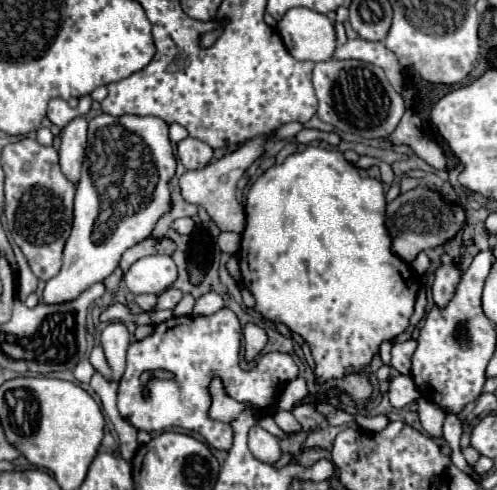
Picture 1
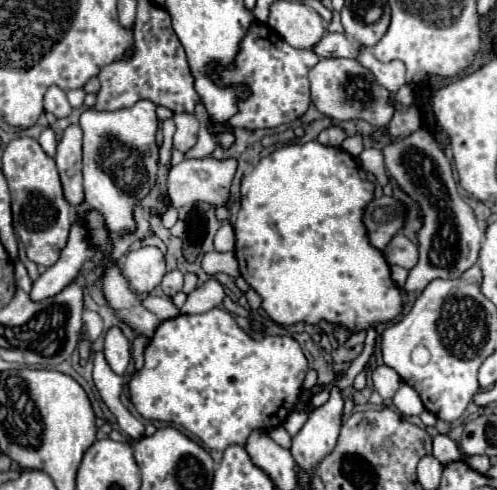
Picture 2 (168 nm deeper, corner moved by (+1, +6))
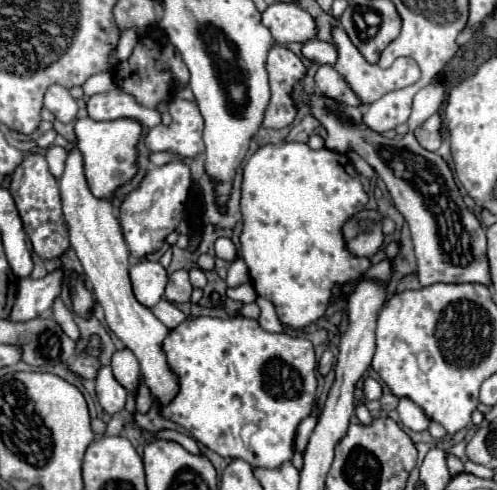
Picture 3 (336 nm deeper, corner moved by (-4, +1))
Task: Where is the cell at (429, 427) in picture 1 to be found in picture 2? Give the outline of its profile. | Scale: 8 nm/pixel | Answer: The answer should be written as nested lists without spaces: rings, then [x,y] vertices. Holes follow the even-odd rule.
[[[438,434],[438,436],[434,438],[434,452],[432,452],[432,454],[434,454],[442,464],[450,464],[450,462],[456,462],[456,460],[462,458],[456,442],[450,440],[448,436],[442,436],[442,434]]]

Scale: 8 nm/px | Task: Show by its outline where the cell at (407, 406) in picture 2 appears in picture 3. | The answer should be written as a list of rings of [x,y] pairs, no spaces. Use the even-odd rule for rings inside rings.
[[[407,397],[399,399],[397,413],[401,417],[401,423],[411,431],[425,431],[429,427],[429,417],[423,413],[423,409],[419,409],[419,405],[415,405]]]

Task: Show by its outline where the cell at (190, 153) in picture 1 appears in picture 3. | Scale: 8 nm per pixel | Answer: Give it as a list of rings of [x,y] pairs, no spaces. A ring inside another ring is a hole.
[[[173,97],[169,113],[173,117],[171,125],[153,127],[145,137],[145,145],[151,151],[175,151],[189,159],[203,153],[203,117],[197,105]]]

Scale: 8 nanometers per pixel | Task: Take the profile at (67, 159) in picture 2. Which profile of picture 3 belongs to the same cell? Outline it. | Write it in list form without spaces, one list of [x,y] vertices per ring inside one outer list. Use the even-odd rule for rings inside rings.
[[[73,147],[67,155],[65,171],[63,177],[59,179],[59,187],[61,187],[65,221],[69,225],[71,247],[75,249],[83,265],[89,289],[95,293],[95,299],[105,309],[107,325],[125,343],[125,347],[131,349],[139,359],[141,375],[145,385],[151,389],[151,395],[157,397],[159,403],[171,401],[171,397],[175,397],[177,393],[177,377],[175,373],[171,373],[161,349],[161,343],[167,337],[169,329],[153,315],[149,307],[141,305],[135,299],[129,281],[129,247],[119,227],[119,219],[115,217],[113,205],[109,201],[91,195],[83,173],[83,155],[77,147]]]

